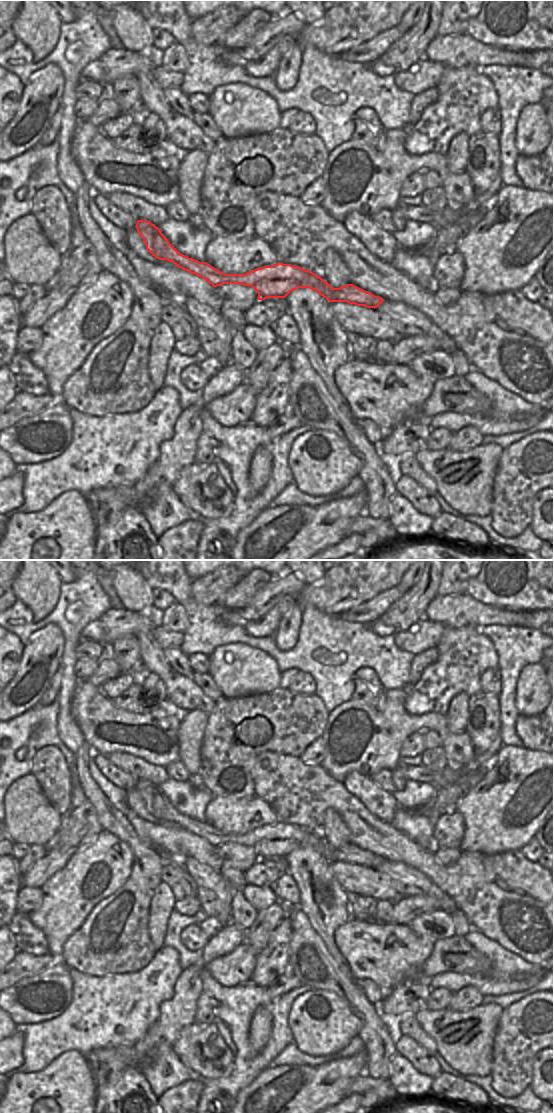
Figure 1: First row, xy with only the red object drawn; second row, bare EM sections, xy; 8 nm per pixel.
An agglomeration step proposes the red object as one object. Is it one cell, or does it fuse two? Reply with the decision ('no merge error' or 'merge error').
no merge error

